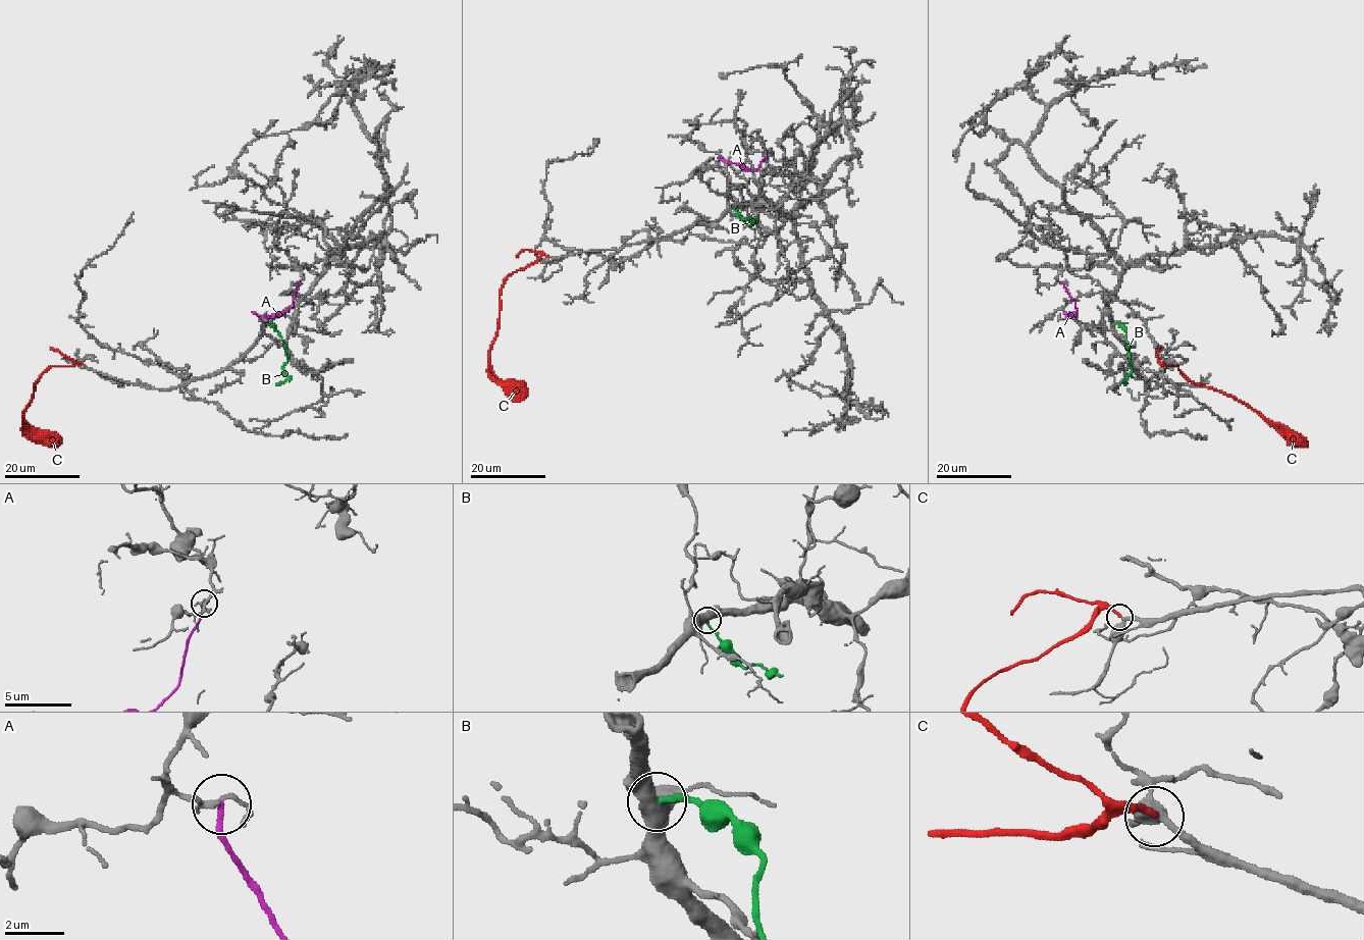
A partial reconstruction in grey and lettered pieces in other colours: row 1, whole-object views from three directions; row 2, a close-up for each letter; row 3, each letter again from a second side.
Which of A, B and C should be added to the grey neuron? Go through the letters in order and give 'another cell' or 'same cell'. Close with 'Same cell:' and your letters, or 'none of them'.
A: another cell
B: another cell
C: same cell
Same cell: C

